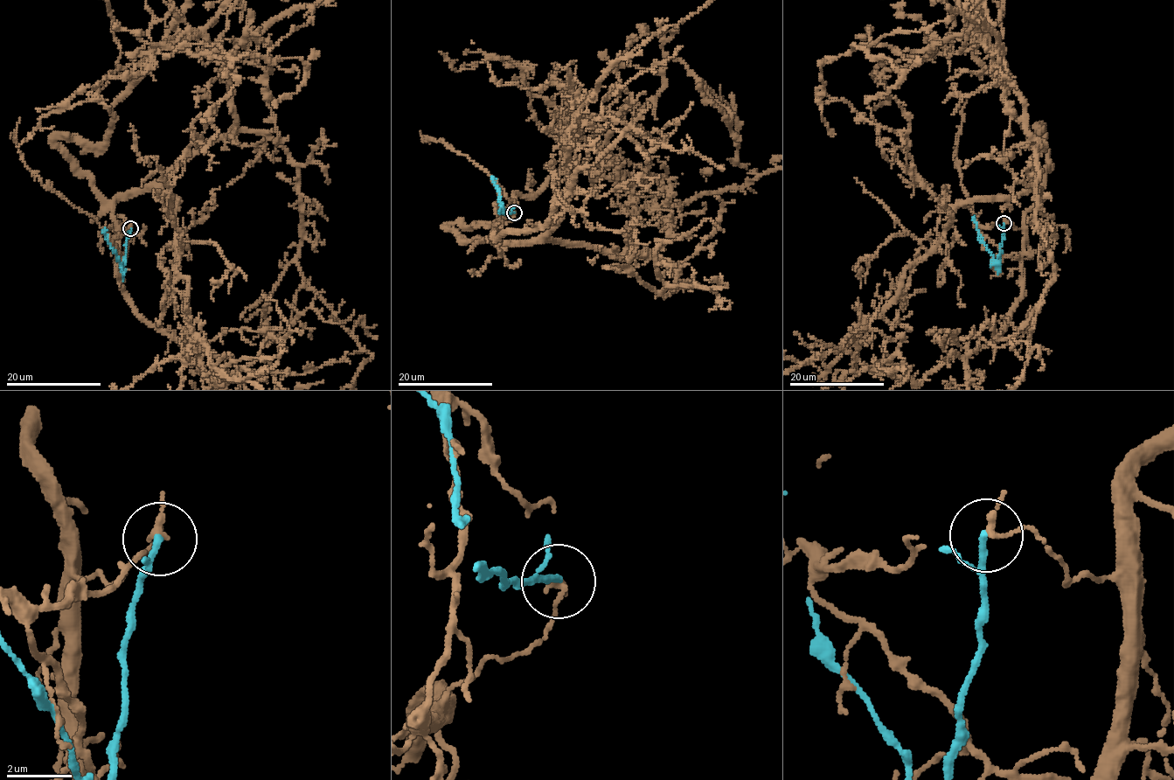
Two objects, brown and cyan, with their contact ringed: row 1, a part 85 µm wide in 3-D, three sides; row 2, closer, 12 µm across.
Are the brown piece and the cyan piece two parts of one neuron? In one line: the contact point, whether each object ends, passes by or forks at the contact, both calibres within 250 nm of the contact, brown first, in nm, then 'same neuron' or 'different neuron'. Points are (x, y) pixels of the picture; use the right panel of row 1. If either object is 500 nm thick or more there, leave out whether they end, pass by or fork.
place (1003, 223); brown passes by; cyan ends; calibres 160 and 200 nm; different neuron

